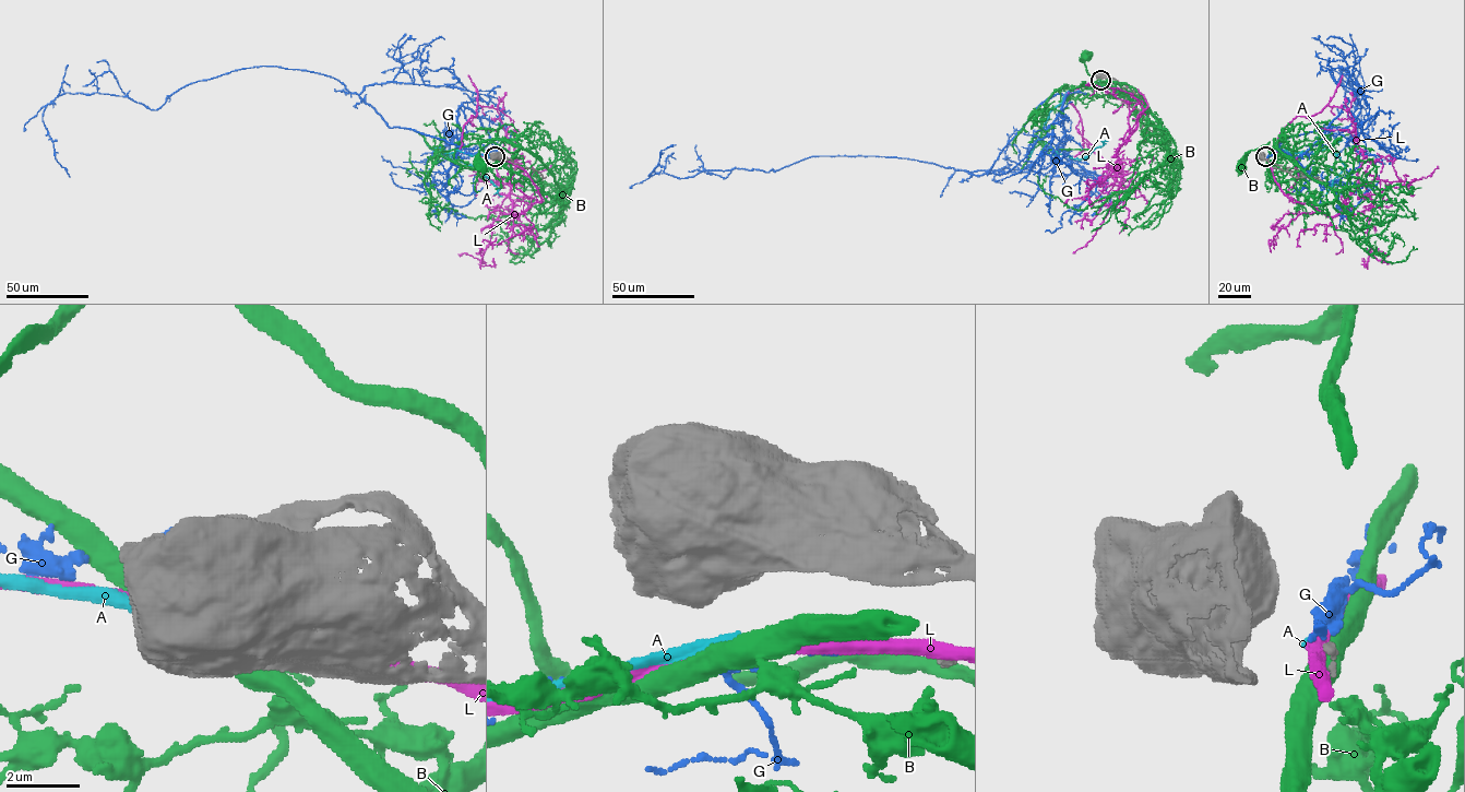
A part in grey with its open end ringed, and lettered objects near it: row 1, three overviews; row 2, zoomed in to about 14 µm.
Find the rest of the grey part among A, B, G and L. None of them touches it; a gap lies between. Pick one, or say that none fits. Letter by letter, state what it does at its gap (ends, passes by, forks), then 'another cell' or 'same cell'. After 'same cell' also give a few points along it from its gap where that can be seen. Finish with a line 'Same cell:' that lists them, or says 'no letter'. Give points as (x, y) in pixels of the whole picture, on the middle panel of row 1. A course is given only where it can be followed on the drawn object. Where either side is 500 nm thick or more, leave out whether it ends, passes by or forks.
A: another cell
B: another cell
G: same cell; it runs (1100, 82), (1046, 98), (981, 175), (910, 158), (833, 155), (767, 172), (648, 176), (660, 151), (676, 144)
L: another cell
Same cell: G

